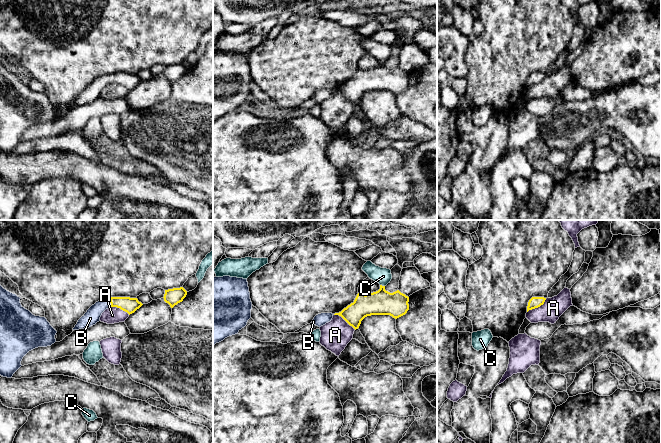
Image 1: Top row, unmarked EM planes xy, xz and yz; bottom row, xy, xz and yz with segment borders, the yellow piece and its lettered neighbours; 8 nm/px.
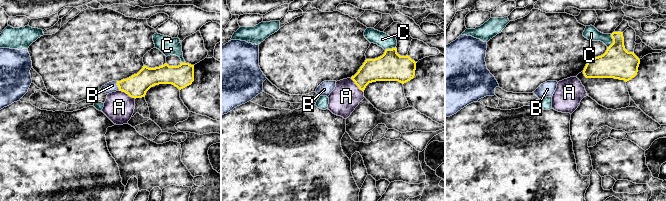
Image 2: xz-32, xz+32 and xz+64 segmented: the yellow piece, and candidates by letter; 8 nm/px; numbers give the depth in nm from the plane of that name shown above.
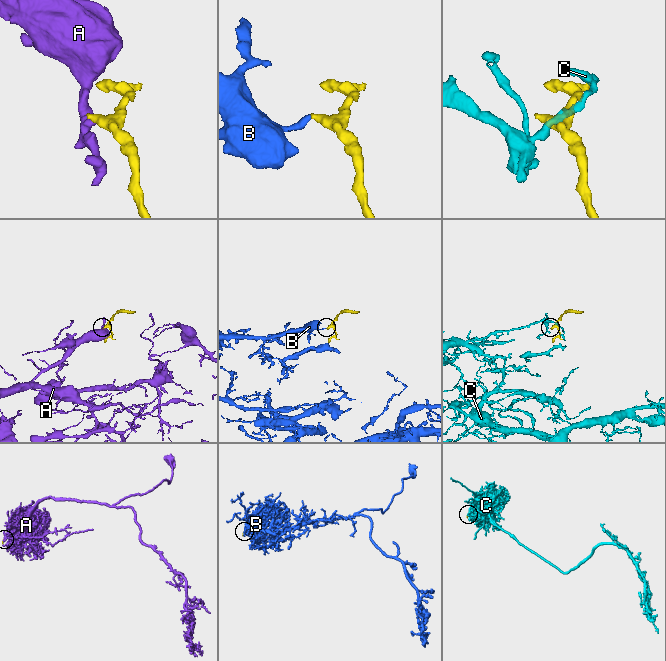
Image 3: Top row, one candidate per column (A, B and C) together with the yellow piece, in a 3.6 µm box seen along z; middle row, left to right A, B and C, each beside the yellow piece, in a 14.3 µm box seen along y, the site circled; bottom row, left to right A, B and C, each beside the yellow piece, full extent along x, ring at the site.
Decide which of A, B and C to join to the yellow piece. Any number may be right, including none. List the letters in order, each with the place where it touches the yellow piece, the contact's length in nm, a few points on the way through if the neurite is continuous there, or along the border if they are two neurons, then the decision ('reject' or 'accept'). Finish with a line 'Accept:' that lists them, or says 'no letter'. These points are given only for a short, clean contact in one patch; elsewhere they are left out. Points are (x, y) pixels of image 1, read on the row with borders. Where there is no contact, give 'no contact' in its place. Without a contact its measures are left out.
A: contact xz (344, 319); length 220 nm; border xz (333, 314), (340, 315), (355, 329); reject
B: contact xy (110, 302); length 80 nm; way xy (130, 305), (122, 302), (110, 302), (105, 303), (92, 316); accept
C: contact xz (381, 285); length 40 nm; reject
Accept: B

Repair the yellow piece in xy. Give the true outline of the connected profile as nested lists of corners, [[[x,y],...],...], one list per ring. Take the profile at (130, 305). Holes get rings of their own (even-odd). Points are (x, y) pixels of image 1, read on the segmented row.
[[[111,297],[103,299],[92,305],[87,312],[78,320],[73,330],[89,328],[100,321],[102,313],[110,308],[117,307],[127,312],[129,315],[134,313],[143,304],[137,298],[130,297]]]

